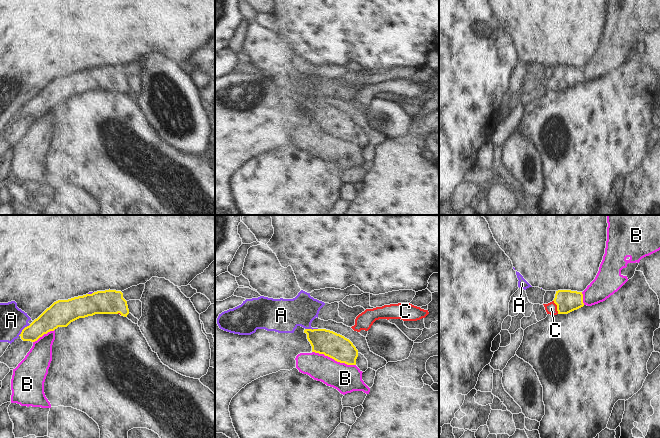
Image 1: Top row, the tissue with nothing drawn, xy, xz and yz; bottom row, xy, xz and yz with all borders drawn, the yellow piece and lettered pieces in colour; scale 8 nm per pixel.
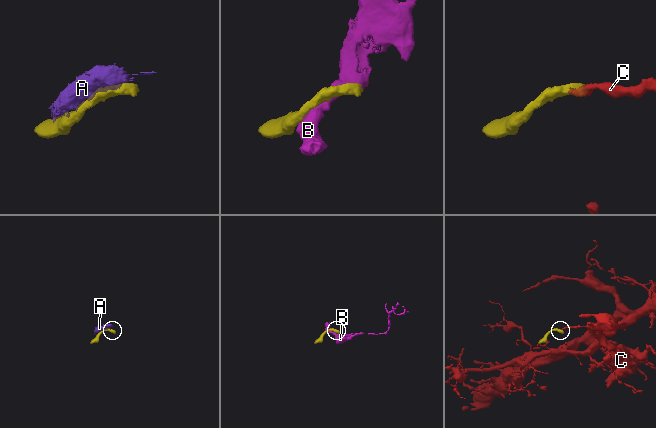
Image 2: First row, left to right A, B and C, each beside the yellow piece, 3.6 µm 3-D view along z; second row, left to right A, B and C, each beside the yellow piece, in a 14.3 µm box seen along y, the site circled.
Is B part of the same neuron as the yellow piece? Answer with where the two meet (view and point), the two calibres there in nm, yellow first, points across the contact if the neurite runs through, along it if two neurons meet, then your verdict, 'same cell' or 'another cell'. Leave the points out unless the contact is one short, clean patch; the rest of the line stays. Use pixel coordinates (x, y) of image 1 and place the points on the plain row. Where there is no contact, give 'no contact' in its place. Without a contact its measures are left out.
contact xz (334, 135); calibres 200 and 220 nm; another cell

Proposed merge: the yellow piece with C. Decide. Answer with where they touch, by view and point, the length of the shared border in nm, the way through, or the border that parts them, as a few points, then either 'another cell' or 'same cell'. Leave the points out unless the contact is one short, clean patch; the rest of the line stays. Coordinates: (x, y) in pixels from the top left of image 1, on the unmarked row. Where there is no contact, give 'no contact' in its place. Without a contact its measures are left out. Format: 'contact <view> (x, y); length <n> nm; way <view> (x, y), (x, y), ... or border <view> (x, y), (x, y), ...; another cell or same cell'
contact yz (557, 83); length 120 nm; same cell

